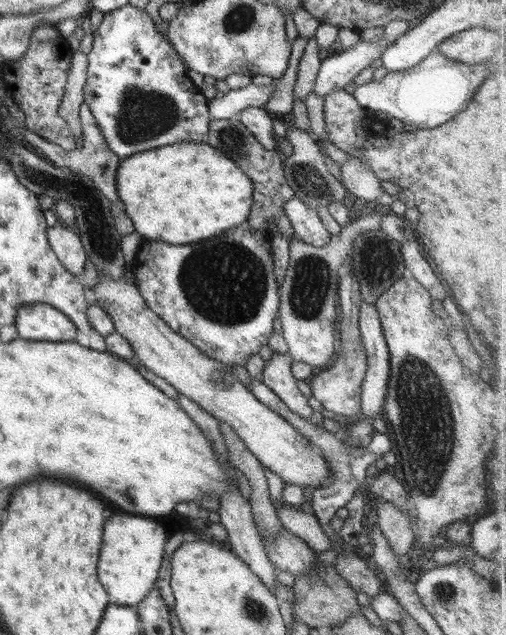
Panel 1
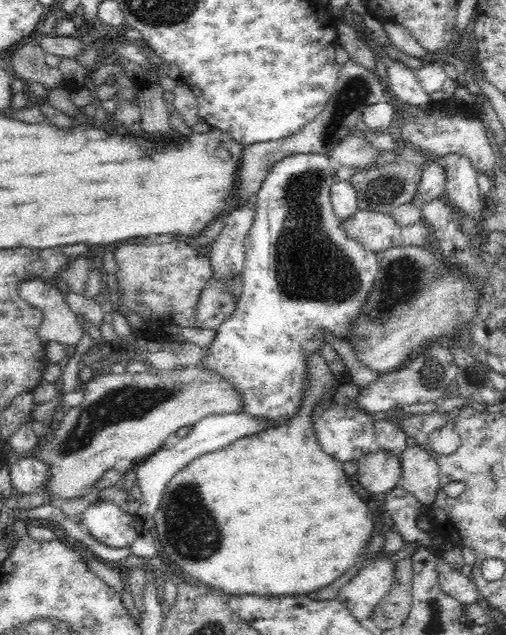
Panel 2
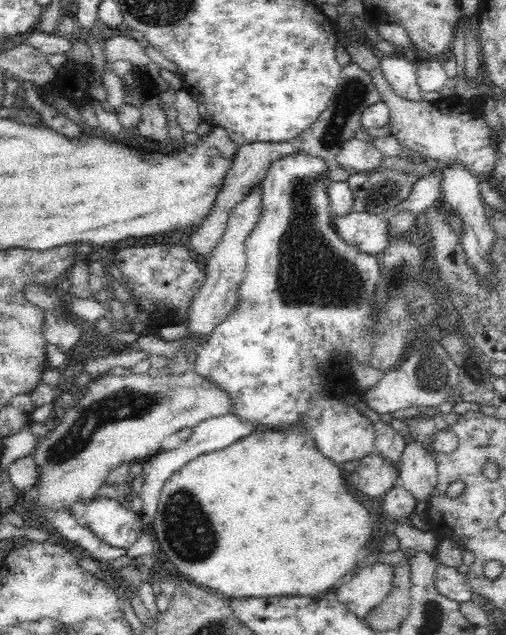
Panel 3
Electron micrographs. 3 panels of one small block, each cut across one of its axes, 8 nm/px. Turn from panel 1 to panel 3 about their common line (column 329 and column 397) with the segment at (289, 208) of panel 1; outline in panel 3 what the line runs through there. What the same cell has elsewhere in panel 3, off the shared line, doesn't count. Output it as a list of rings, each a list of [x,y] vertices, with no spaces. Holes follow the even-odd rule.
[[[352,211],[350,214],[346,214],[346,216],[334,216],[332,221],[334,221],[334,226],[332,227],[340,233],[340,237],[345,242],[358,246],[361,252],[368,255],[380,255],[391,243],[402,241],[403,238],[406,238],[406,241],[412,243],[412,238],[416,238],[416,234],[420,234],[420,230],[412,226],[406,232],[396,233],[392,236],[388,233],[388,230],[390,230],[390,222],[388,219],[374,213]]]

